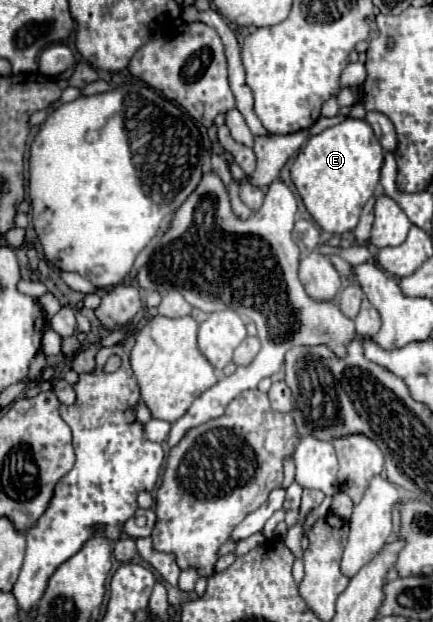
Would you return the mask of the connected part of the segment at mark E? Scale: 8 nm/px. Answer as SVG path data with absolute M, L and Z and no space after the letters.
M347 117L335 127L313 135L291 167L291 181L297 187L307 211L327 233L347 233L359 223L363 205L379 187L379 173L385 151L367 121Z

